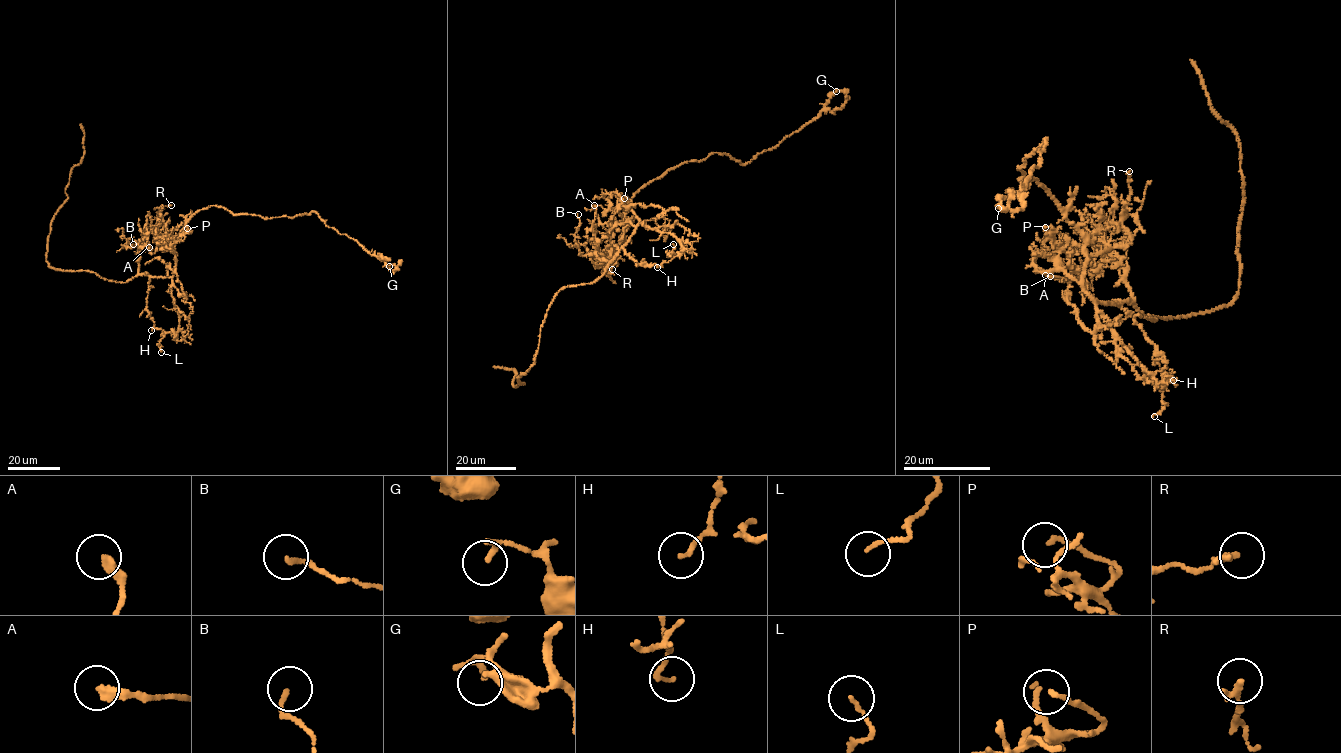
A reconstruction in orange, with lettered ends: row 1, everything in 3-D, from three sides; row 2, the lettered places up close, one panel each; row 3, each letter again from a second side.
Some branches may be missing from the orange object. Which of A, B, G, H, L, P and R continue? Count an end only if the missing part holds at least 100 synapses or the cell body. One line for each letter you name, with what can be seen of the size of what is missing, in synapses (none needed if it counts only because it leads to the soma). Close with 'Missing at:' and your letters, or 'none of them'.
Missing at: none of them

